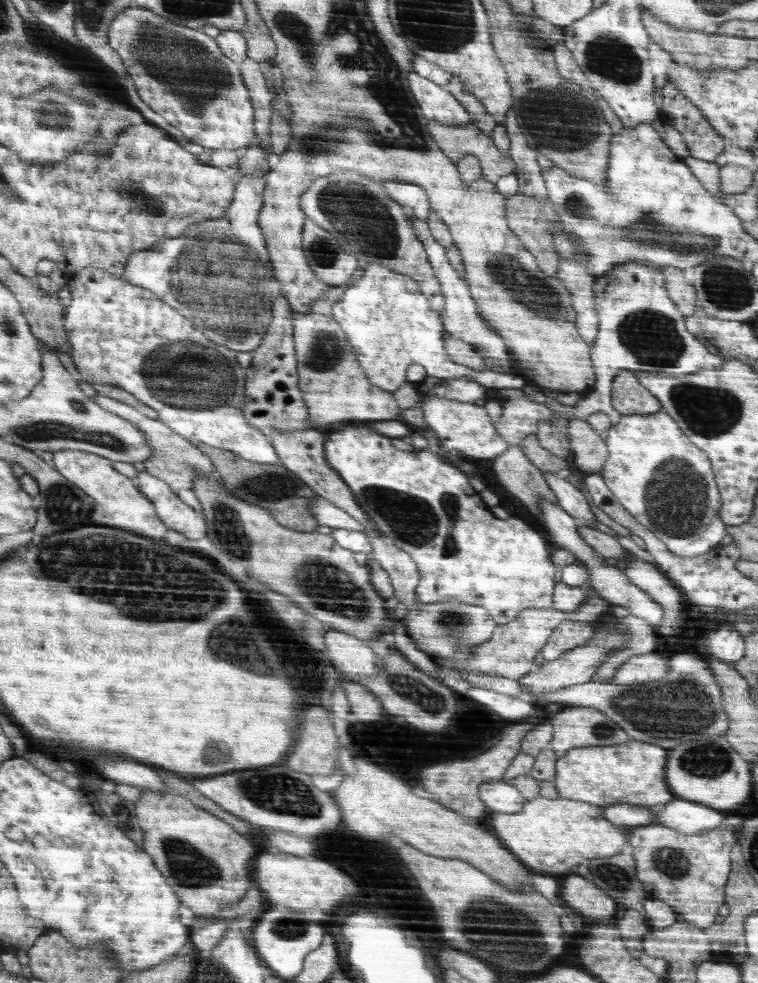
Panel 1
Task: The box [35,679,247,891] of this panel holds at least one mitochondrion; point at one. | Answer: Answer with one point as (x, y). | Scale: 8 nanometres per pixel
(119, 811)

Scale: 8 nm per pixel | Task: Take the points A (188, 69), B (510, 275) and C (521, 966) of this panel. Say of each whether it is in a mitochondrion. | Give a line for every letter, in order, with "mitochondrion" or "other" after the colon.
A: mitochondrion
B: mitochondrion
C: mitochondrion

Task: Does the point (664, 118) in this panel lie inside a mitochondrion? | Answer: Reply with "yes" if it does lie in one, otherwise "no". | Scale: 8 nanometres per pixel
no

